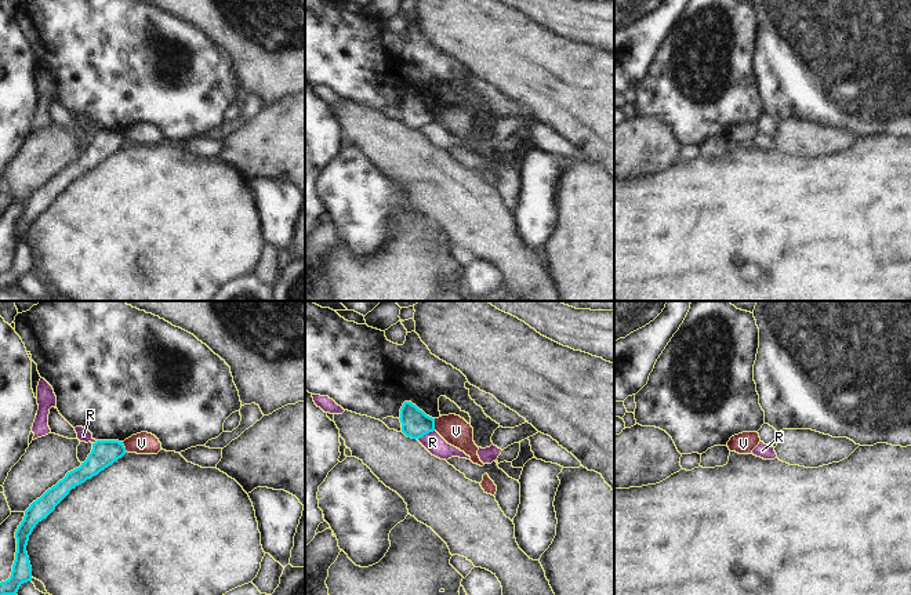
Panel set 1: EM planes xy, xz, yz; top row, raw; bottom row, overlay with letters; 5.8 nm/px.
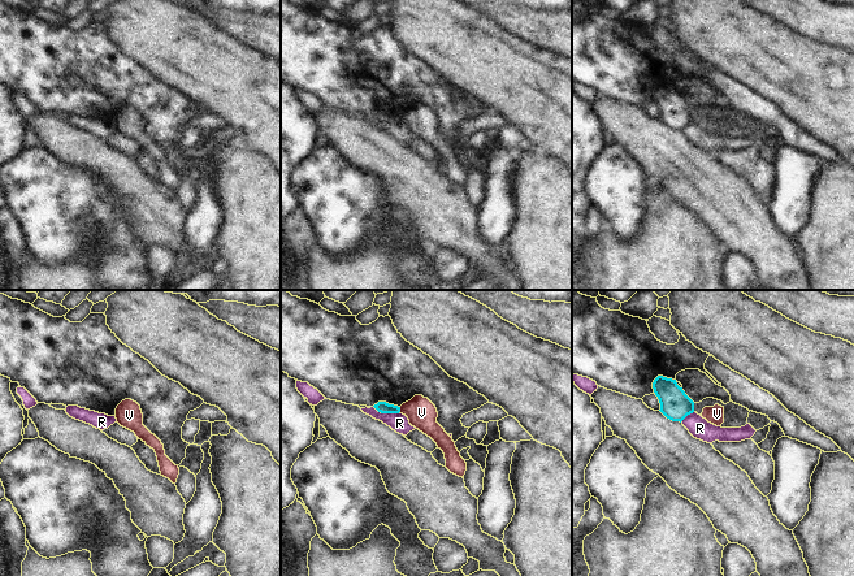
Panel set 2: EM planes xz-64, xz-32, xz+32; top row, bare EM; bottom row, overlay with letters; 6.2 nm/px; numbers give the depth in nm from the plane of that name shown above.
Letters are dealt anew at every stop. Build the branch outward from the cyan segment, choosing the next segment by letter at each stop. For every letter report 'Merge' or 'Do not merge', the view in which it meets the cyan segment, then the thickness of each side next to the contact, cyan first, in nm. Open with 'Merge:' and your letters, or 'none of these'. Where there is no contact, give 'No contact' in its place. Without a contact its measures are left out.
Merge: none of these
R: Do not merge. Touches cyan in xz. Thickness 160 nm (cyan) against 110 nm
V: Do not merge. Touches cyan in xz. Thickness 160 nm (cyan) against 170 nm

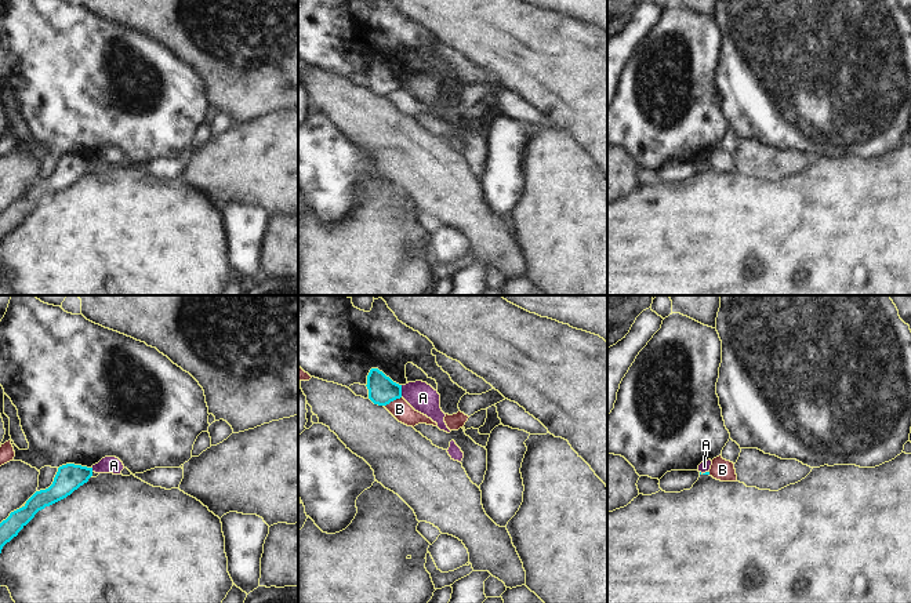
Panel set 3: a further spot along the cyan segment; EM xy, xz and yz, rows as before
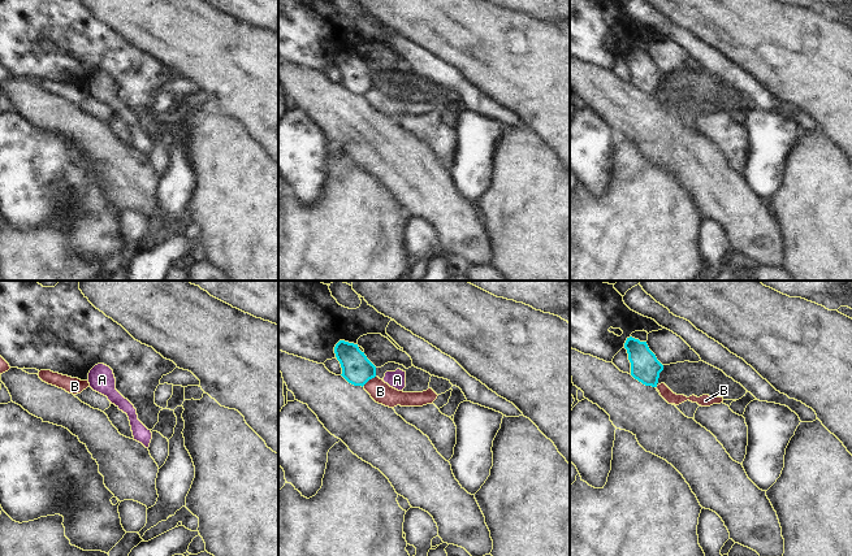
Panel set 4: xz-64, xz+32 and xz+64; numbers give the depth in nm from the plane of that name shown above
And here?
Merge: none of these
A: Do not merge. Touches cyan in xz. Thickness 160 nm (cyan) against 170 nm
B: Do not merge. Touches cyan in xz. Thickness 160 nm (cyan) against 110 nm

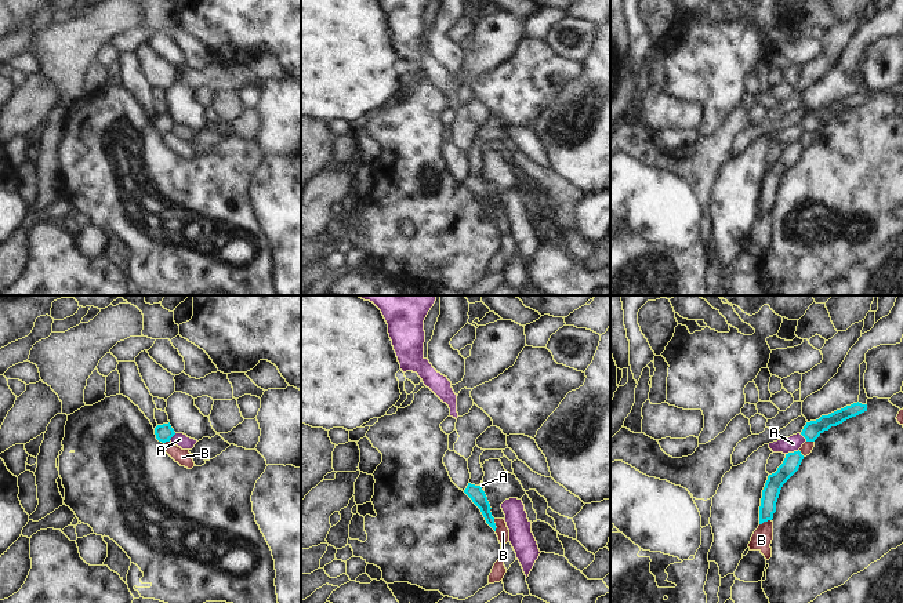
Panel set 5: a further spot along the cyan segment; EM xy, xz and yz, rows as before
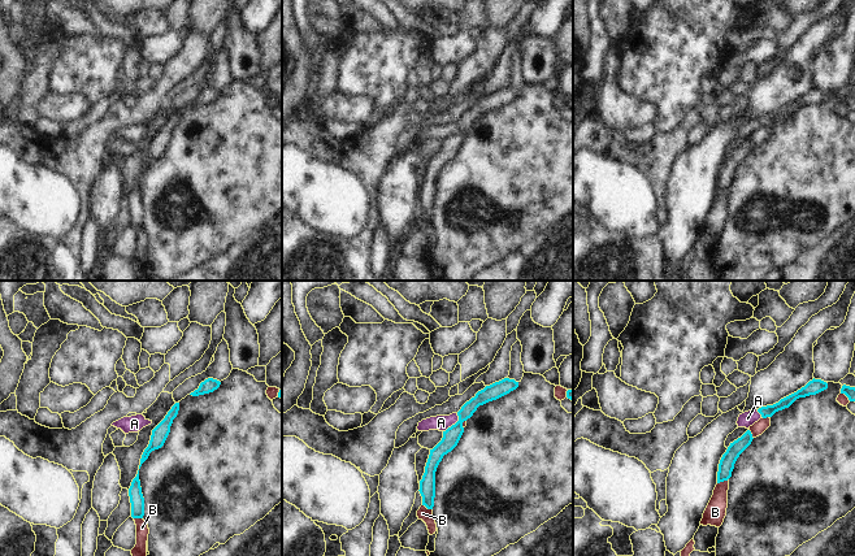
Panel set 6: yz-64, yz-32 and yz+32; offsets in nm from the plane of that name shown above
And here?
Merge: none of these
A: Do not merge. Touches cyan in yz. Thickness 100 nm (cyan) against 90 nm
B: Do not merge. Touches cyan in xz. Thickness 90 nm (cyan) against 80 nm

